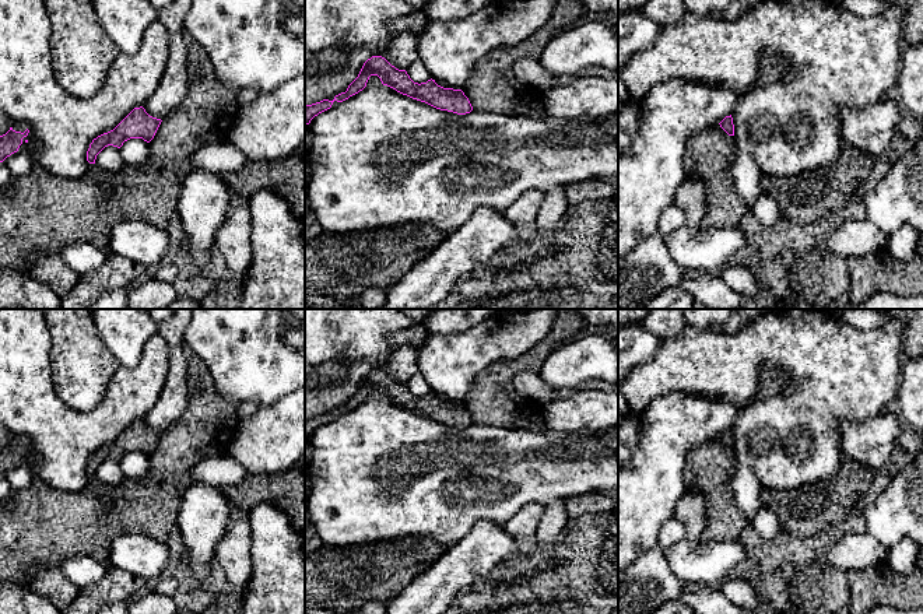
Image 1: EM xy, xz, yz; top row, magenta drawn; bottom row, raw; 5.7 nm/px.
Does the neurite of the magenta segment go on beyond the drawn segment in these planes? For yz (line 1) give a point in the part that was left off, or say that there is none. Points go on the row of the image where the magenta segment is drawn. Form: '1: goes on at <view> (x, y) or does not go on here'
1: does not go on here

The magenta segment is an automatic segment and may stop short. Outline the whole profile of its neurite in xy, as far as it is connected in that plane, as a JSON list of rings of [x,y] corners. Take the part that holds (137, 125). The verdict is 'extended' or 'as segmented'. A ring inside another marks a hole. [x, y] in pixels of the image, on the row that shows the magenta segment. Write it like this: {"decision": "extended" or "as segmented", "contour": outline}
{"decision": "as segmented", "contour": [[[143,106],[134,108],[113,130],[92,140],[87,151],[87,161],[95,164],[96,155],[108,145],[120,148],[130,138],[143,138],[150,143],[161,119],[150,116]]]}

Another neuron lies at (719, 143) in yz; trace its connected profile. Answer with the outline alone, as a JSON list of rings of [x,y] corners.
[[[719,123],[692,136],[685,145],[687,176],[702,180],[706,187],[699,231],[737,227],[748,213],[731,173],[737,150],[734,136],[729,136]]]

